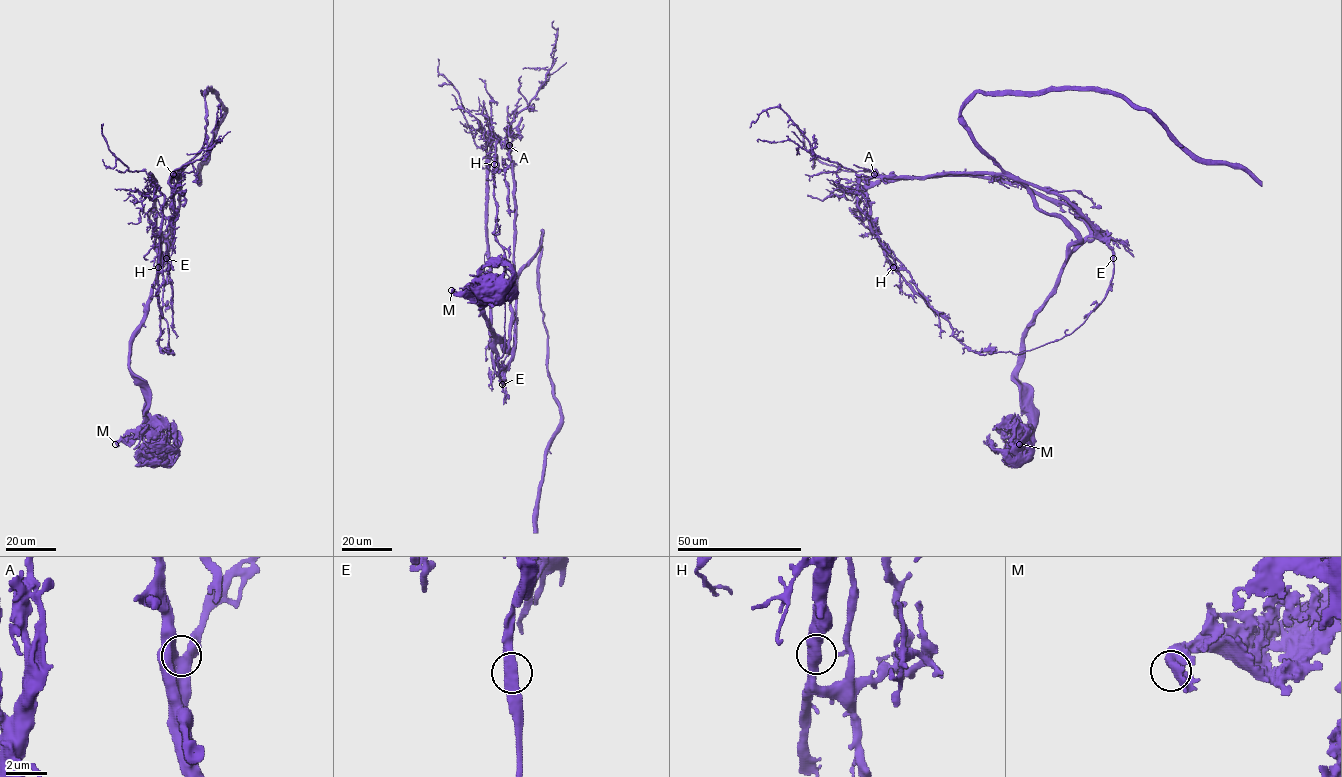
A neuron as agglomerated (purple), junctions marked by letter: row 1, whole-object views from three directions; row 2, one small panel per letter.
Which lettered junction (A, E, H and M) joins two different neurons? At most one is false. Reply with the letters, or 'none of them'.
none of them

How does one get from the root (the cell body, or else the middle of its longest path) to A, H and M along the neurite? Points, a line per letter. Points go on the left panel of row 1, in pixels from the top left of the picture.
A: (163, 445), (129, 367), (129, 339), (172, 240), (179, 175), (173, 174)
H: (163, 445), (129, 367), (129, 339), (157, 278), (160, 238), (150, 175), (164, 196), (158, 267)
M: (163, 445), (166, 441), (145, 428), (115, 444)

